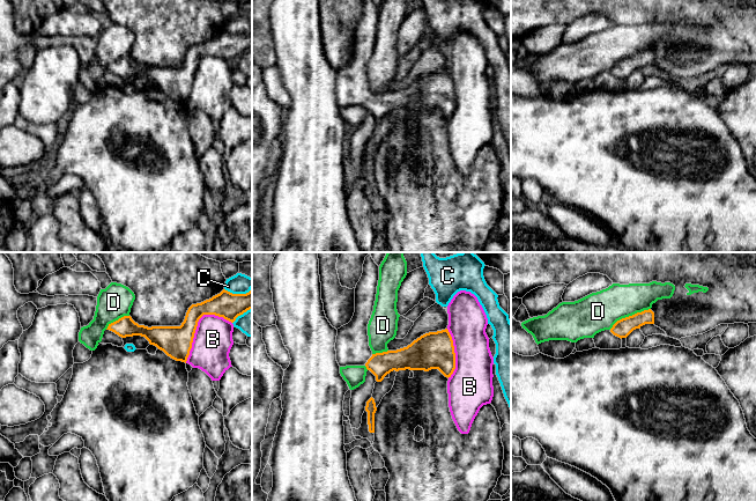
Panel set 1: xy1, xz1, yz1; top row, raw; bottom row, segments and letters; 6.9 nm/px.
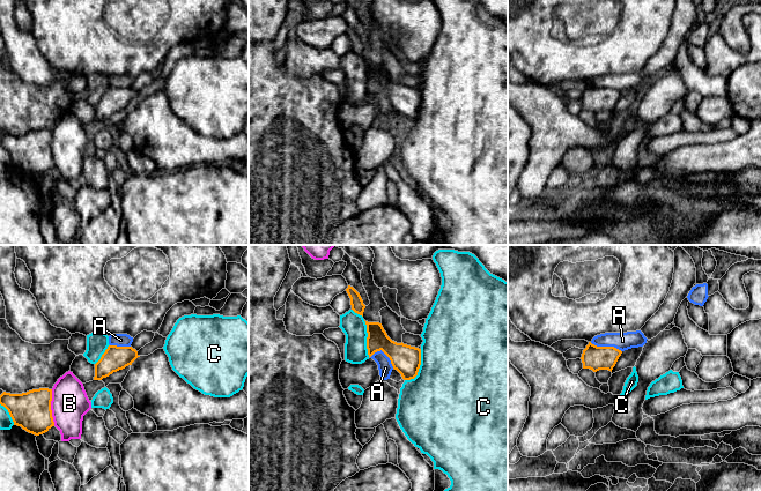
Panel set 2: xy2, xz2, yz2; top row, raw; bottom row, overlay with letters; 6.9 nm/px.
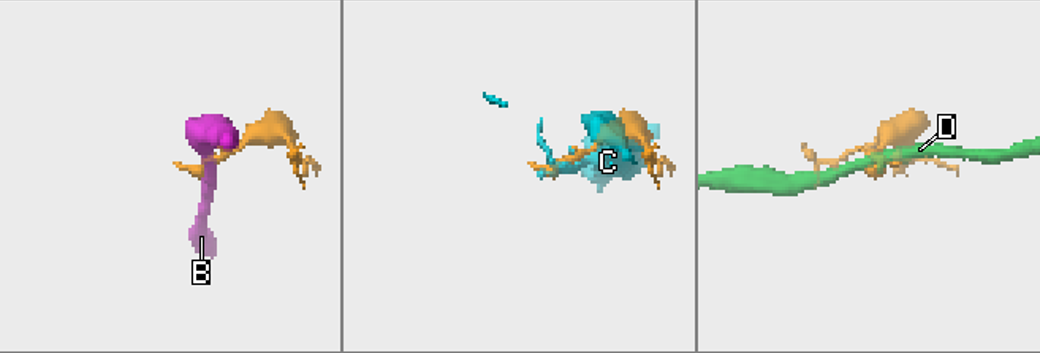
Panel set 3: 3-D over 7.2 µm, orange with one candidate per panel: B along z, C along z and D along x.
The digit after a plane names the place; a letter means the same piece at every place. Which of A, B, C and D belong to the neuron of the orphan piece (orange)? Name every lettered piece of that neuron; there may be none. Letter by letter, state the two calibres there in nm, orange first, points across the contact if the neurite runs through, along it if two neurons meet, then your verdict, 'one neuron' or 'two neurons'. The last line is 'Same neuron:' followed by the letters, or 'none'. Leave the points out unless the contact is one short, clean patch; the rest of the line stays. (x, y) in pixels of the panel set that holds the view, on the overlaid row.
A: 170 nm thick on the orange side, 130 nm on the other; border along yz2 (590, 342), (597, 346), (613, 346), (621, 351); two neurons
B: 220 nm thick on the orange side, 280 nm on the other; two neurons
C: 200 nm thick on the orange side, 500 nm on the other; two neurons
D: 120 nm thick on the orange side, 280 nm on the other; two neurons
Same neuron: none

